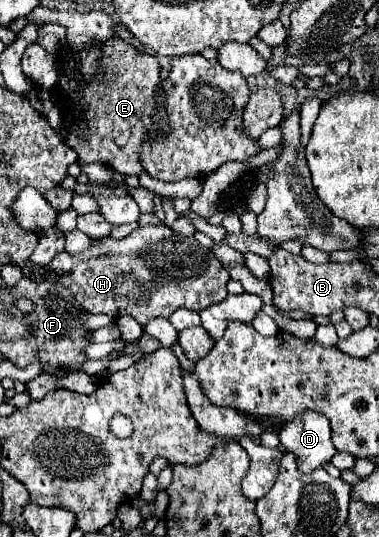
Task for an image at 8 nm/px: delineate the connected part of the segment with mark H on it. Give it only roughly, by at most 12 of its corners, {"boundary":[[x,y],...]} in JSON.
{"boundary":[[140,225],[60,251],[46,279],[140,325],[228,291],[194,237]]}

